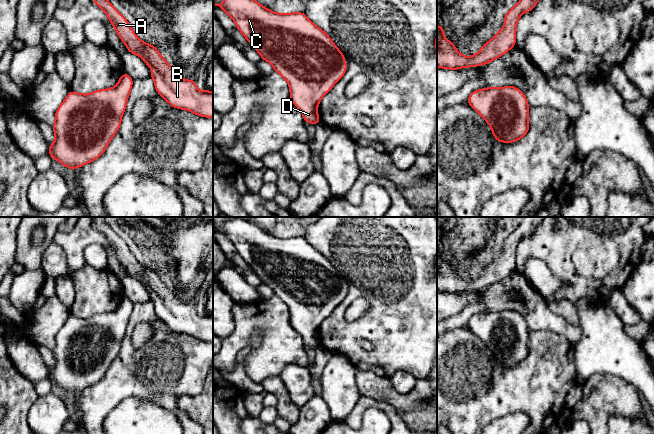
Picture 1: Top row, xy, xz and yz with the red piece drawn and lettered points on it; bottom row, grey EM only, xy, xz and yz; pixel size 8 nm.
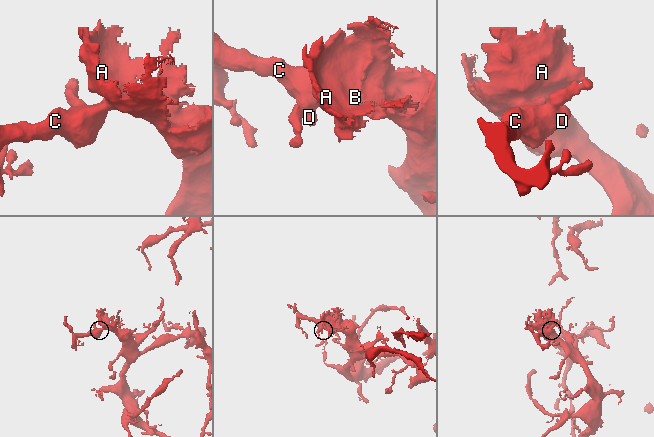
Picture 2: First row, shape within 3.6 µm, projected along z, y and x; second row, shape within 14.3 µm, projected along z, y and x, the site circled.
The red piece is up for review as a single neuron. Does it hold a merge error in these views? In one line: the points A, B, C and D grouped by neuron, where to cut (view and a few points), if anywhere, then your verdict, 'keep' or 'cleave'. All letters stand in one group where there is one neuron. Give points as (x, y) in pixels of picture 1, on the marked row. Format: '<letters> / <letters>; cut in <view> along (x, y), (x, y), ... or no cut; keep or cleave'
A B C D; no cut; keep

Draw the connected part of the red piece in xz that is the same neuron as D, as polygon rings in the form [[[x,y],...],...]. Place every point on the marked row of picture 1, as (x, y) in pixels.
[[[223,0],[220,4],[215,3],[215,6],[219,6],[233,19],[237,29],[253,45],[261,58],[269,62],[274,71],[288,82],[291,101],[301,111],[304,121],[315,125],[320,123],[317,109],[321,99],[347,70],[344,55],[328,34],[310,21],[303,12],[275,13],[256,0]]]

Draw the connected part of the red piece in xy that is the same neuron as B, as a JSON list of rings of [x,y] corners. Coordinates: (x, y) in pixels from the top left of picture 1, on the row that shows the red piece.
[[[93,0],[112,23],[128,51],[141,57],[152,69],[151,78],[158,94],[172,107],[213,119],[213,92],[199,91],[195,81],[181,79],[179,70],[168,64],[155,46],[141,41],[126,18],[108,0]]]

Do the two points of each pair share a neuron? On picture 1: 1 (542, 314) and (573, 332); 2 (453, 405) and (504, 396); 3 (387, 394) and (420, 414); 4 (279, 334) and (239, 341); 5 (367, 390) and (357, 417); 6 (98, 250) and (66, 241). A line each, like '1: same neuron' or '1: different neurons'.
1: same neuron
2: same neuron
3: same neuron
4: same neuron
5: different neurons
6: different neurons

